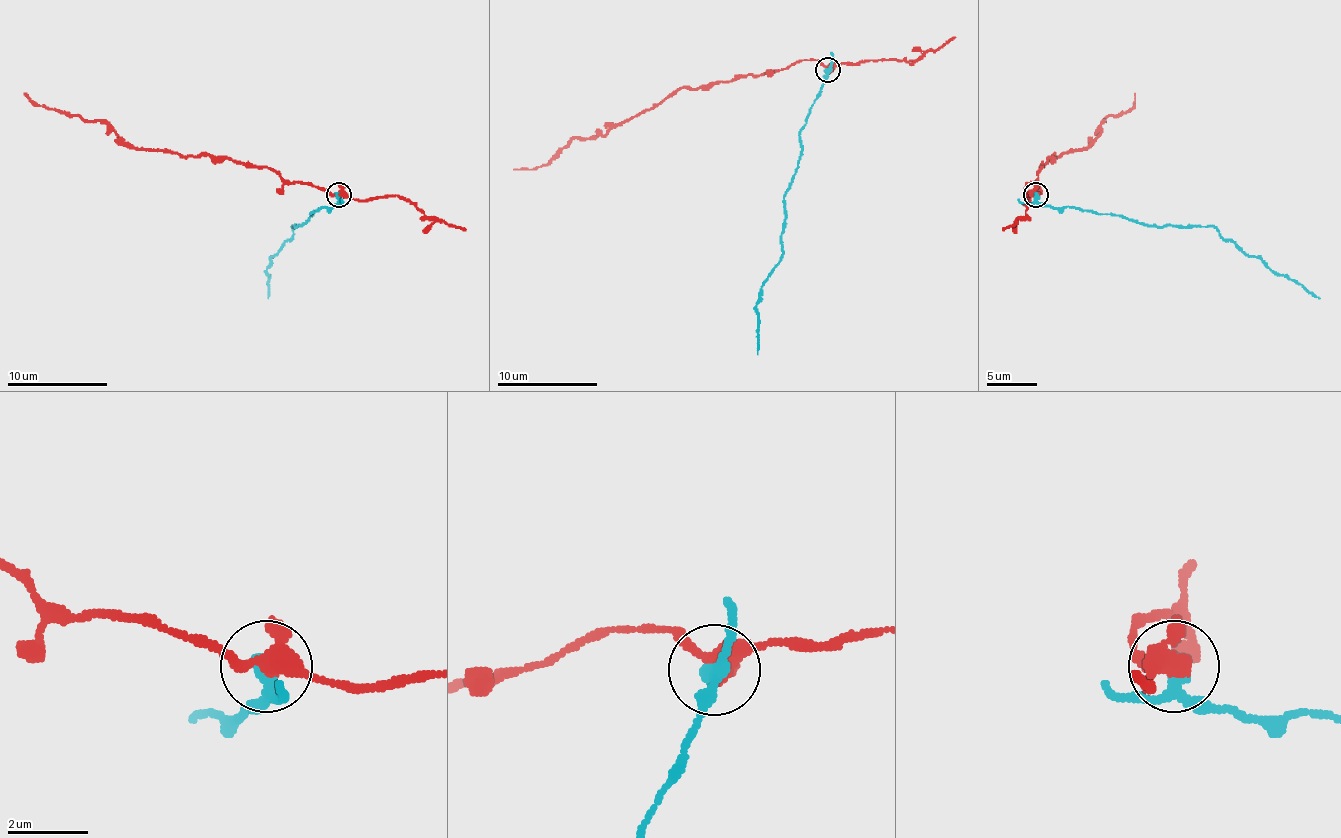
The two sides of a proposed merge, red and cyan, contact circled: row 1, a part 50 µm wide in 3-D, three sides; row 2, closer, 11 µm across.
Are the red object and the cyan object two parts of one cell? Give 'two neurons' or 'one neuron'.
two neurons

